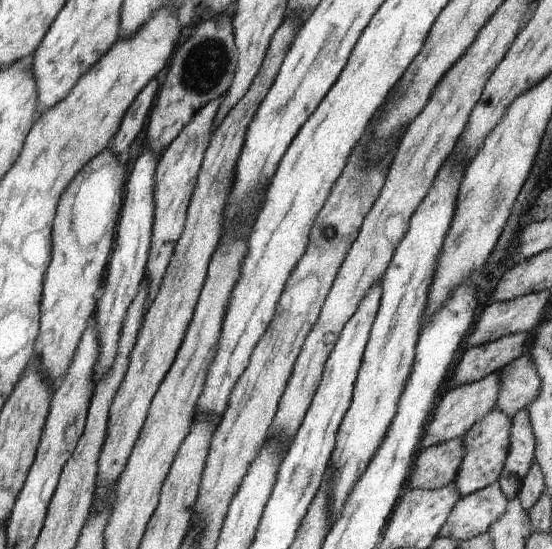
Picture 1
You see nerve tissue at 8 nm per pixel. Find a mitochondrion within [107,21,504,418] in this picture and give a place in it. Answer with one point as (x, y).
(206, 67)

